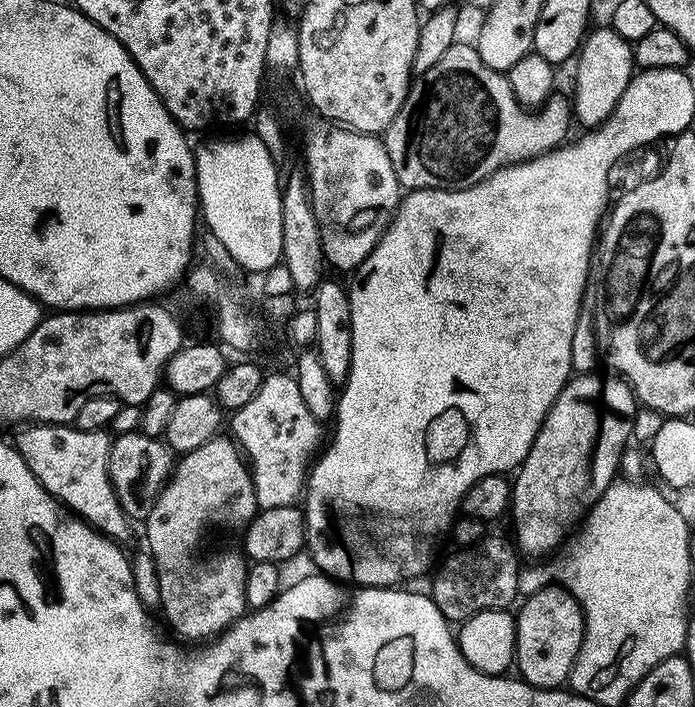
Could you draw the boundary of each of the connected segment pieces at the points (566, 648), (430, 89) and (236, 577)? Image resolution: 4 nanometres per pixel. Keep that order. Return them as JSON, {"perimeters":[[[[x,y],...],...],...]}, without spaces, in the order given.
{"perimeters":[[[[551,586],[544,588],[540,593],[527,597],[523,601],[524,609],[515,617],[516,619],[516,658],[515,671],[519,679],[535,688],[560,690],[571,681],[572,671],[578,662],[578,654],[584,645],[584,611],[576,599],[565,588]]],[[[458,42],[442,57],[442,62],[438,62],[438,66],[434,66],[434,70],[430,70],[430,74],[419,77],[413,83],[412,89],[408,92],[406,102],[398,114],[398,118],[394,118],[394,122],[389,126],[386,135],[383,137],[384,145],[387,146],[388,153],[390,154],[390,162],[394,162],[394,174],[398,174],[398,182],[401,189],[408,192],[421,192],[422,190],[457,192],[459,188],[473,188],[482,182],[486,182],[486,178],[490,178],[502,170],[518,166],[519,164],[525,164],[531,160],[537,160],[546,154],[555,152],[557,148],[565,147],[570,140],[568,135],[571,134],[572,128],[574,129],[574,104],[569,97],[567,100],[566,97],[560,95],[553,94],[548,103],[539,110],[525,108],[522,102],[518,102],[518,98],[514,94],[514,90],[510,86],[505,73],[490,70],[490,66],[486,66],[486,62],[482,62],[478,50],[471,43],[464,44],[464,42]]],[[[217,438],[206,442],[201,449],[185,455],[175,465],[175,471],[158,497],[153,512],[146,521],[147,547],[158,566],[162,582],[162,615],[168,619],[167,627],[177,632],[181,641],[211,642],[237,624],[249,611],[246,602],[246,574],[250,567],[243,551],[227,544],[228,536],[243,533],[258,511],[255,483],[243,451],[235,439]]]]}

